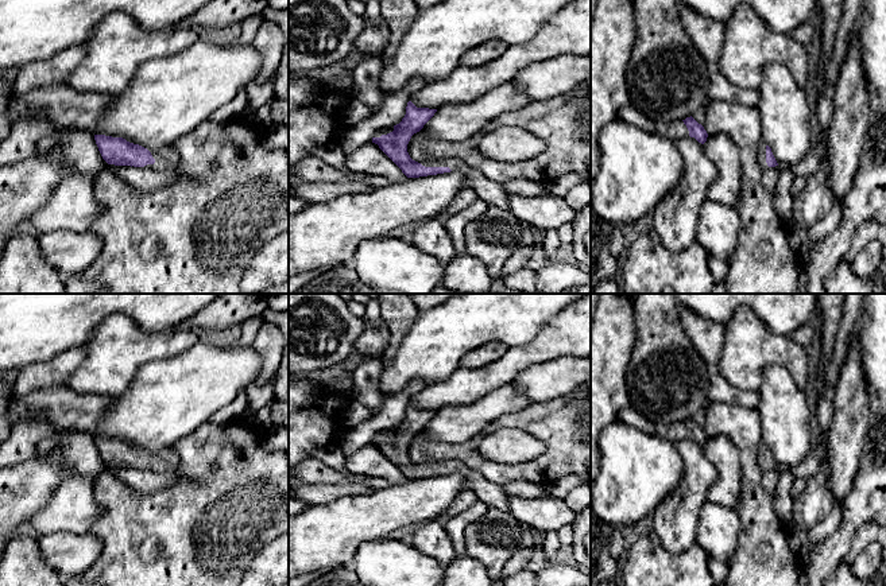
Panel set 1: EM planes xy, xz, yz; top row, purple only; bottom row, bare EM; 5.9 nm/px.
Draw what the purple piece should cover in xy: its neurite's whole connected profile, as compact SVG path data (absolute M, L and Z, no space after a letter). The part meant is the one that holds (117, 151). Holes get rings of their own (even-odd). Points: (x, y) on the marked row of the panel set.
M94 135L96 144L102 159L108 164L144 167L147 170L163 171L175 168L179 155L173 147L165 147L158 151L127 141L123 137Z

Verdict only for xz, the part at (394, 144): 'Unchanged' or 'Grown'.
Grown

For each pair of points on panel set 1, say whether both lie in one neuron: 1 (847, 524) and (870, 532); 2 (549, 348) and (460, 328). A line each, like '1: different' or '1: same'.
1: different
2: different

